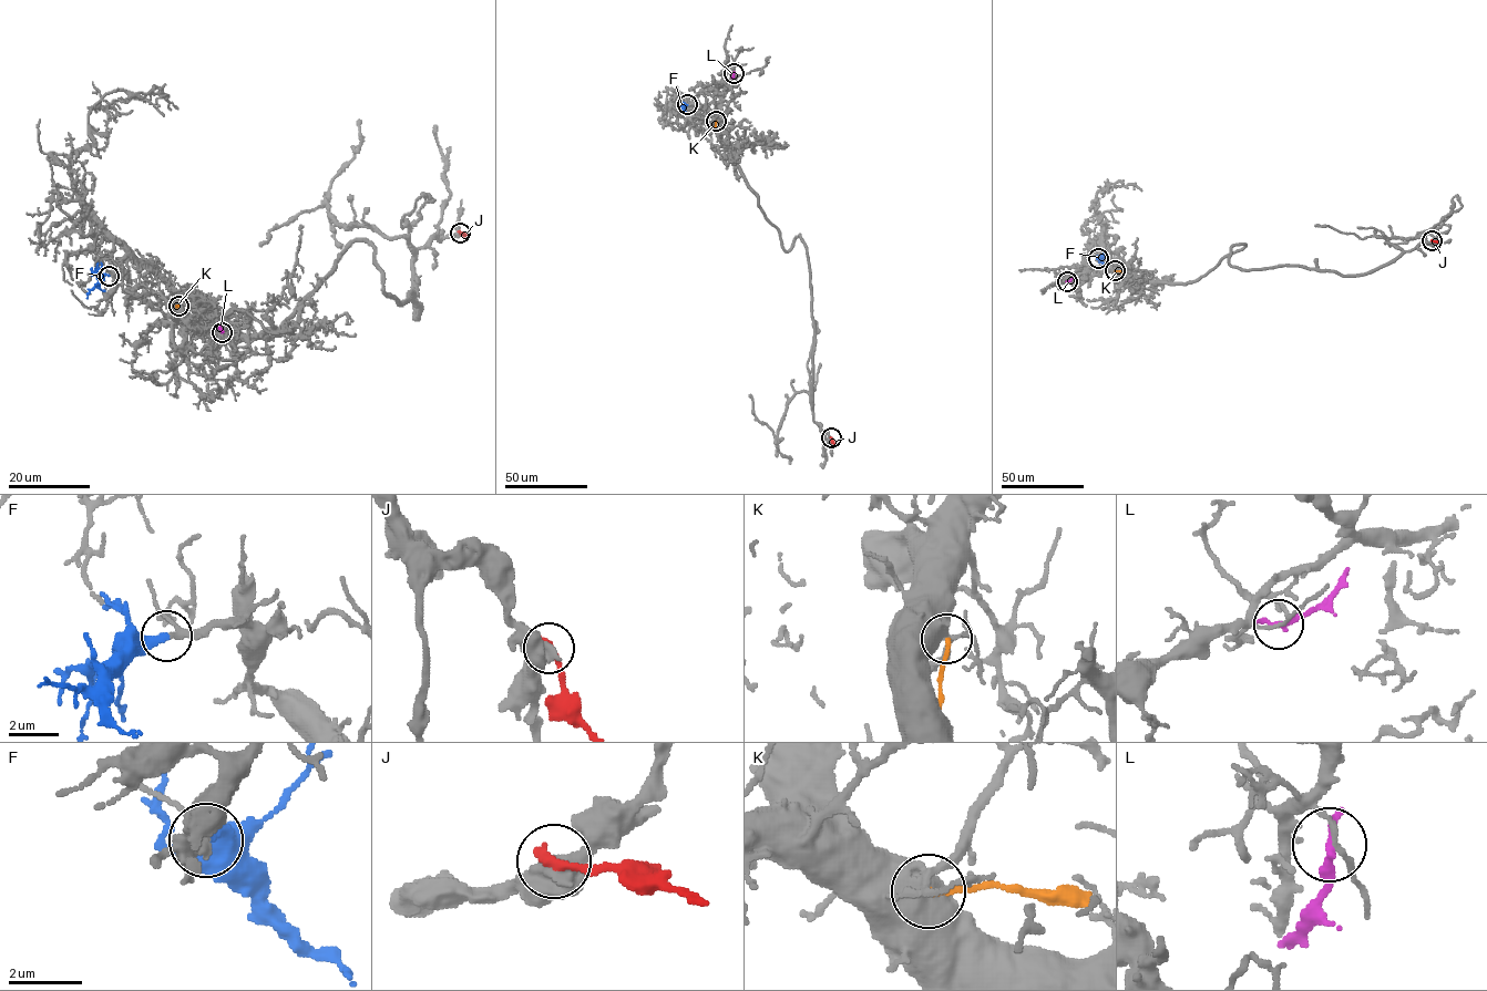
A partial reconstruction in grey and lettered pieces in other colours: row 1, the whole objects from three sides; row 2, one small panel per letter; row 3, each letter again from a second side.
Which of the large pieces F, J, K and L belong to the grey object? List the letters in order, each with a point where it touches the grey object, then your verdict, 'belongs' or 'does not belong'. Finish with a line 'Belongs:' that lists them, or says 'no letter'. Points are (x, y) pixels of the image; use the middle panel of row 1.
F: (687, 104) | belongs
J: (831, 437) | does not belong
K: (716, 121) | does not belong
L: (734, 73) | does not belong
Belongs: F

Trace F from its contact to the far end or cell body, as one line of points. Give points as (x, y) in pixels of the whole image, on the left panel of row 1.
F: (109, 276), (91, 290), (86, 298)

